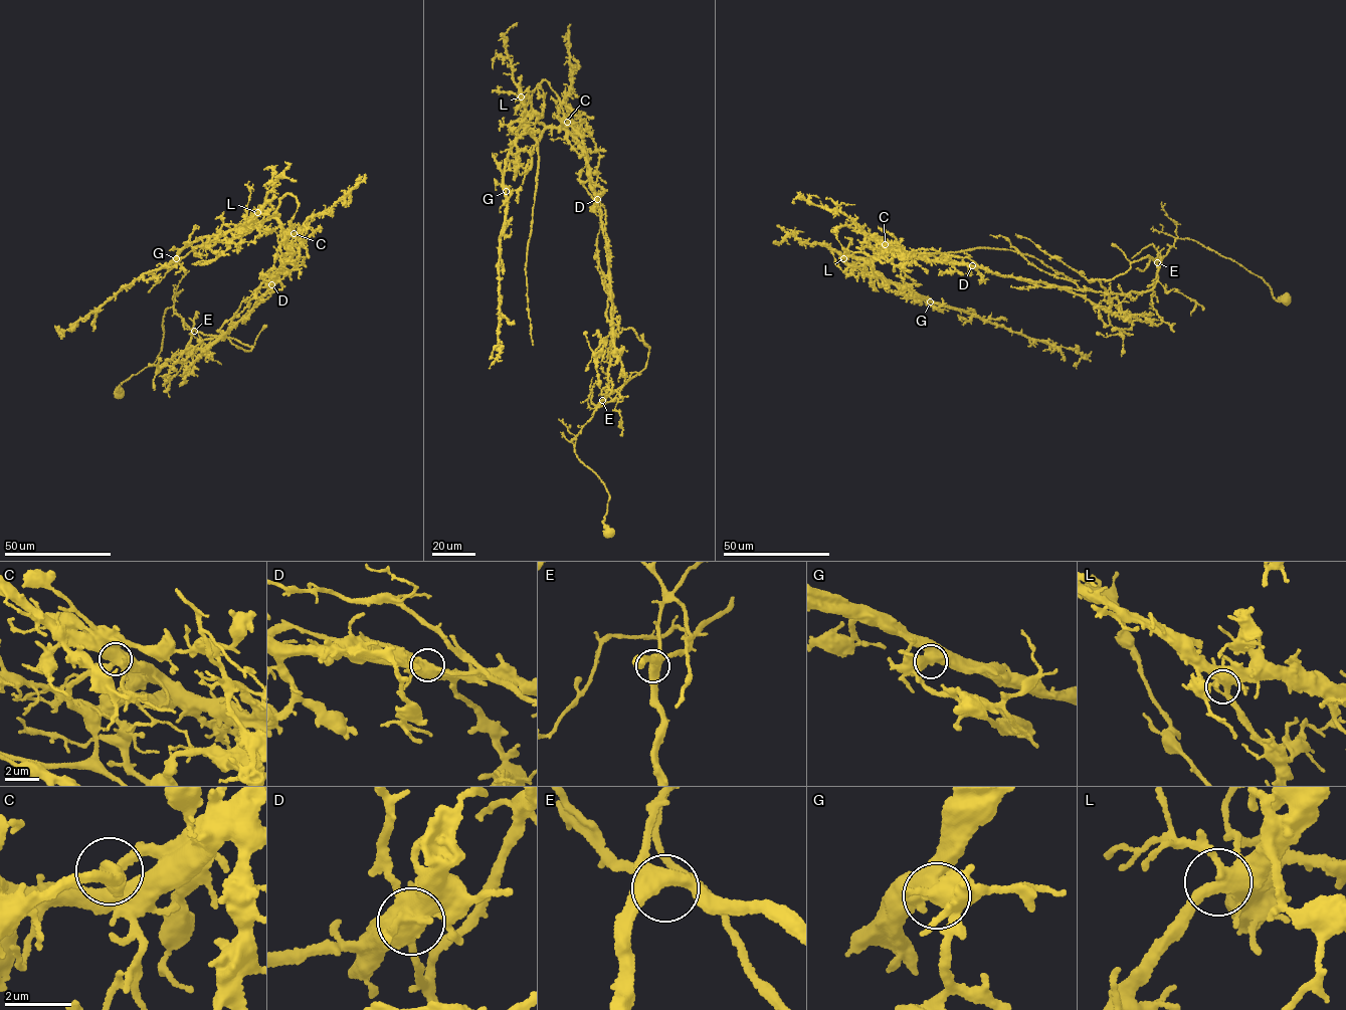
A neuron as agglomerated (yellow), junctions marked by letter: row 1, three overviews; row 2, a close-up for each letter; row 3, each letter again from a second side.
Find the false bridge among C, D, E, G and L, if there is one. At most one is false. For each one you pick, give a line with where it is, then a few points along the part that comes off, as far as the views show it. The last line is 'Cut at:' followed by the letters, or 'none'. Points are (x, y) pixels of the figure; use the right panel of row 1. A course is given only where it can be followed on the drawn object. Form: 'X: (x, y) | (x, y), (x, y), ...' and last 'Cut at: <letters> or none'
D: (972, 265) | (972, 265), (1045, 287), (1126, 294), (1153, 287), (1157, 261), (1149, 255), (1096, 279), (1111, 299), (1121, 356)
Cut at: D

